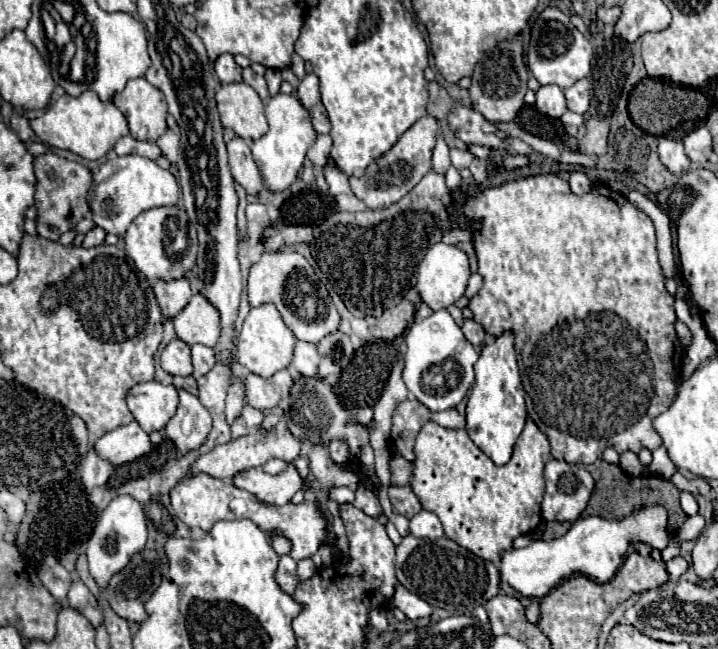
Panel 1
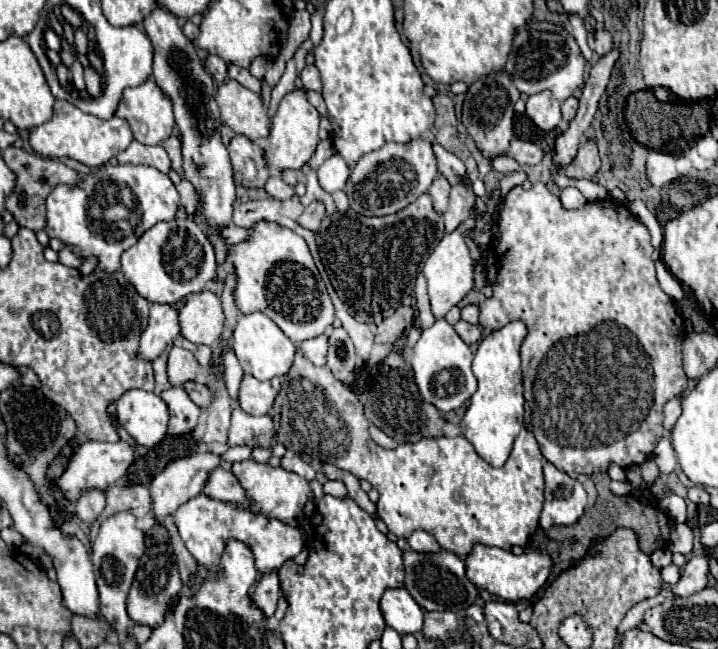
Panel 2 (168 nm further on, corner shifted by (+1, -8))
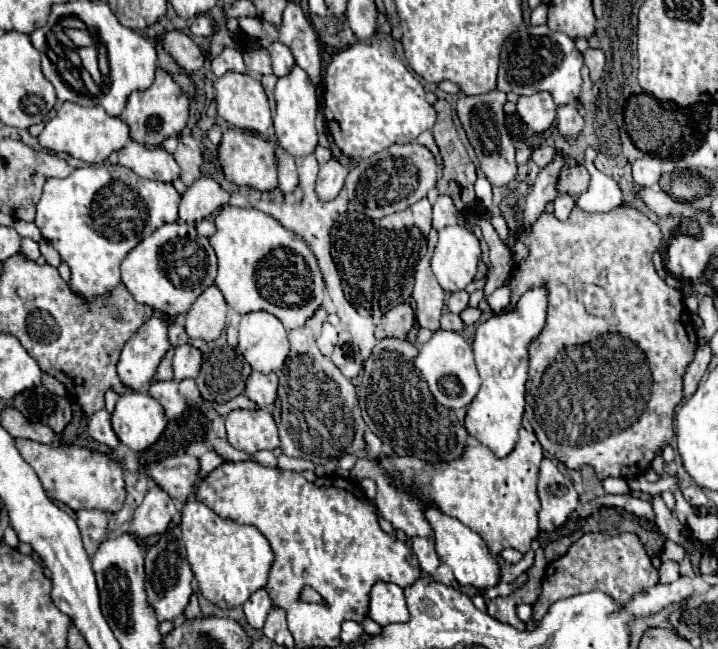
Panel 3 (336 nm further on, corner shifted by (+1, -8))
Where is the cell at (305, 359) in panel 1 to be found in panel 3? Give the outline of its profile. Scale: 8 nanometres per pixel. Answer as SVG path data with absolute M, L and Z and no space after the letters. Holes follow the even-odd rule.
M325 322L323 324L323 332L321 332L319 340L317 340L317 346L319 346L319 350L321 350L323 356L331 356L335 344L337 344L337 330L335 330L335 326L331 326L329 322Z

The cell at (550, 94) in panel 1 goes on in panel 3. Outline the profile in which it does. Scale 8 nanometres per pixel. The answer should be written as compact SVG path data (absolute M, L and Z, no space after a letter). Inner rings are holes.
M549 92L519 96L519 100L517 100L517 114L535 132L545 132L553 124L555 108L557 106Z

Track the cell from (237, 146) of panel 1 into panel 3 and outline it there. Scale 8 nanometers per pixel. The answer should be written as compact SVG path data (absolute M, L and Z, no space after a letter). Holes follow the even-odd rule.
M227 128L217 146L217 160L227 180L237 186L251 186L259 192L273 192L277 188L277 164L271 142L263 140L253 132L245 132L239 128Z

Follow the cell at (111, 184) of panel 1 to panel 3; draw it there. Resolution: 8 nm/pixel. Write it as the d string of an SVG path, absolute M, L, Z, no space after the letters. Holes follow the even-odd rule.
M95 164L77 168L67 178L49 178L37 204L35 224L69 264L71 292L95 300L121 284L119 266L145 236L177 220L179 202L181 196L173 184L143 180L121 164Z

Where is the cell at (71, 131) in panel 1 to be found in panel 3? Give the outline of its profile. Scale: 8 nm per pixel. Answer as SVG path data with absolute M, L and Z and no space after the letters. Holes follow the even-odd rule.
M63 102L57 110L57 114L45 124L43 132L39 134L39 144L51 152L65 152L75 158L81 158L83 162L89 164L101 164L105 162L111 152L117 152L127 144L129 138L129 128L123 124L121 118L109 116L101 106L85 108L75 102Z

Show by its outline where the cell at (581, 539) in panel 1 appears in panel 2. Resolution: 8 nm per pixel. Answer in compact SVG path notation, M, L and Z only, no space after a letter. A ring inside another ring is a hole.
M475 546L473 552L465 560L467 564L467 576L473 584L489 590L491 594L509 600L509 602L521 602L533 598L549 580L551 568L555 560L549 556L549 552L531 550L521 556L515 556L513 552L505 552L501 548L489 548L489 546Z

